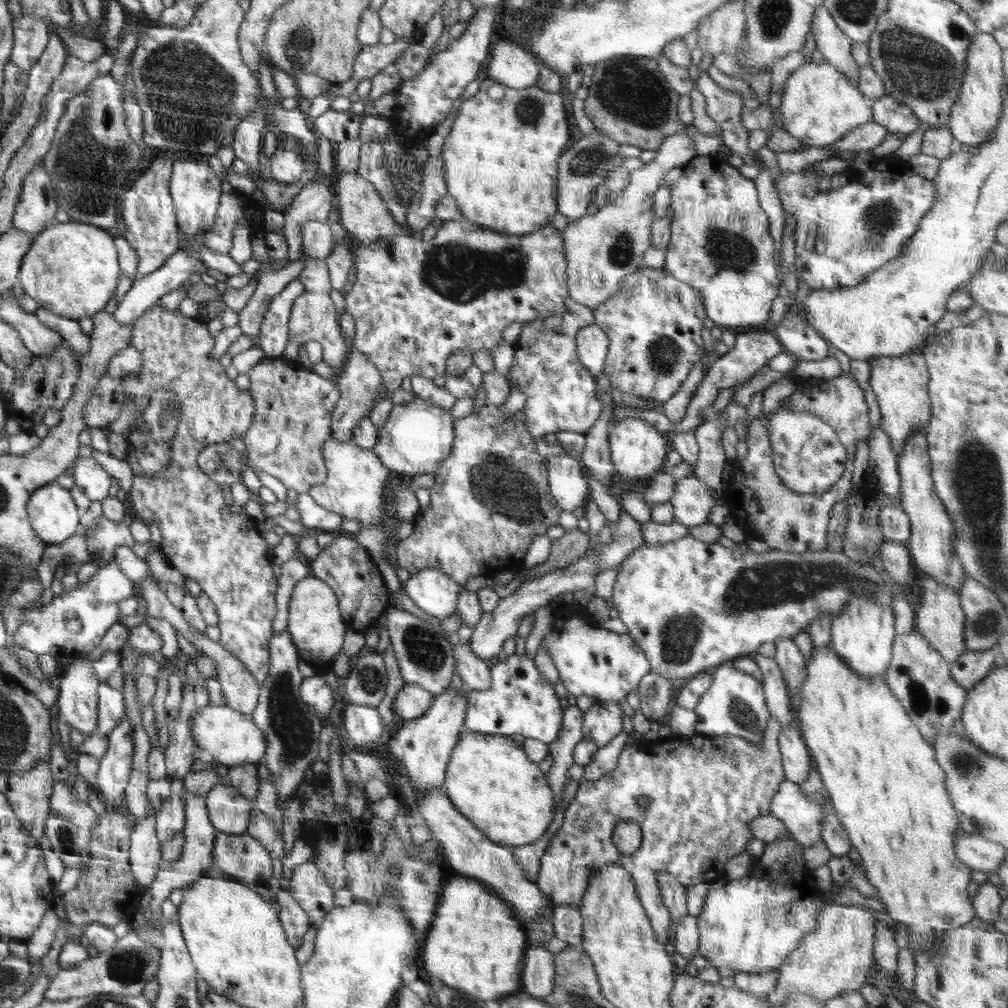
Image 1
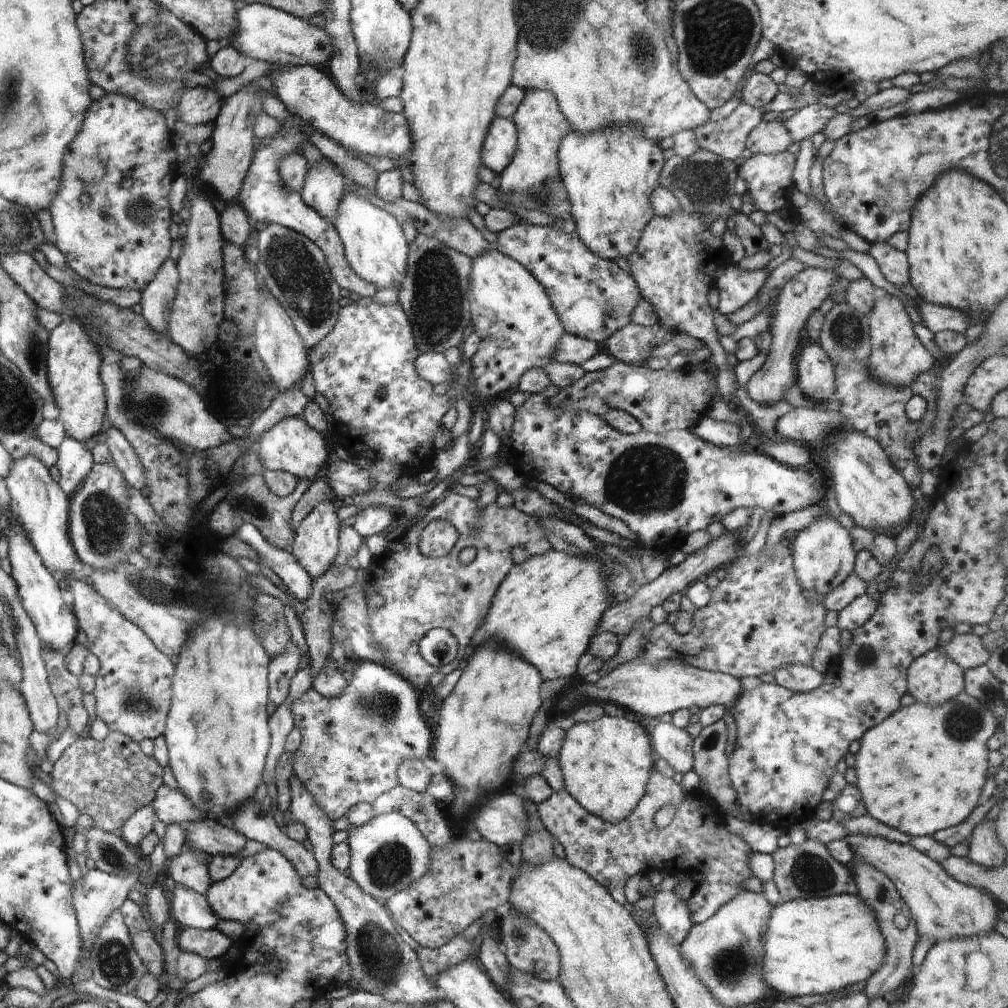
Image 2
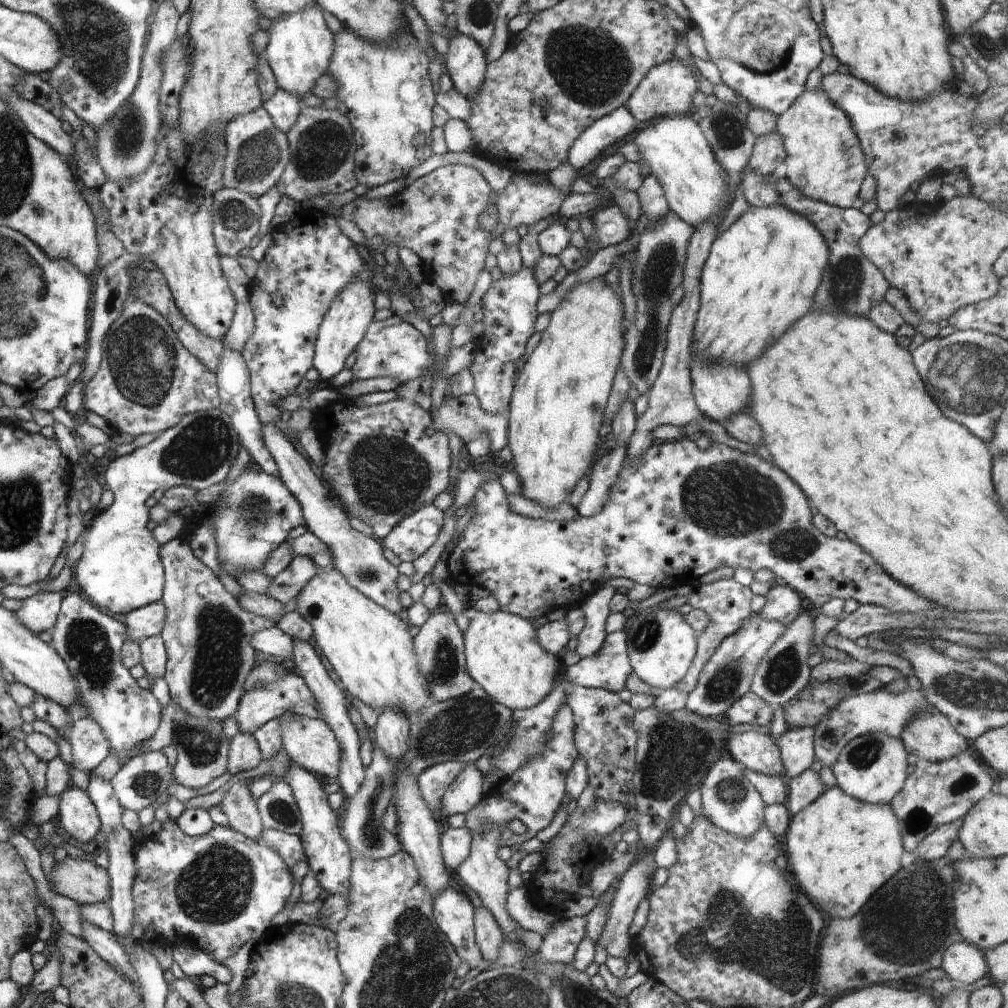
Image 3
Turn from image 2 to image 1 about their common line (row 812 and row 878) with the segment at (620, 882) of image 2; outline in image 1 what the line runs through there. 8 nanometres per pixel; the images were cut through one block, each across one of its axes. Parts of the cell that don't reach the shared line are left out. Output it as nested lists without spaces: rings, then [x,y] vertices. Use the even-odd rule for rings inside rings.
[[[770,717],[767,722],[764,738],[762,739],[759,746],[754,746],[751,742],[748,742],[745,738],[740,738],[738,736],[725,735],[725,736],[703,736],[702,734],[694,734],[692,737],[670,737],[664,738],[660,744],[652,744],[652,742],[645,743],[632,742],[630,741],[619,754],[617,765],[614,767],[611,773],[605,774],[602,778],[595,781],[590,781],[583,779],[579,783],[577,789],[577,794],[574,800],[570,802],[568,808],[566,808],[564,813],[563,824],[560,829],[557,830],[556,836],[552,839],[552,843],[545,850],[544,856],[540,859],[539,875],[535,883],[543,894],[546,894],[551,900],[554,906],[572,906],[580,908],[580,903],[582,903],[582,897],[586,893],[586,889],[589,885],[589,878],[591,877],[591,872],[593,870],[598,870],[602,867],[610,867],[612,864],[619,864],[628,874],[630,874],[632,882],[635,884],[636,893],[638,893],[638,899],[646,912],[650,920],[650,924],[654,933],[657,937],[657,942],[662,945],[666,945],[670,938],[670,928],[671,928],[671,917],[666,906],[662,903],[660,889],[657,883],[657,874],[659,872],[667,872],[671,874],[686,886],[694,886],[700,883],[709,883],[711,885],[716,885],[722,882],[725,872],[725,864],[735,856],[746,852],[746,846],[750,840],[753,839],[753,834],[749,825],[754,823],[754,820],[758,817],[767,815],[769,813],[769,808],[776,794],[778,787],[780,786],[781,780],[785,778],[783,771],[783,758],[781,757],[781,752],[779,751],[779,744],[777,741],[778,735],[781,733],[781,724],[775,719]],[[639,798],[647,798],[649,800],[645,807],[641,807],[638,804]],[[620,821],[636,821],[641,828],[643,834],[643,841],[641,842],[640,848],[634,854],[624,855],[618,858],[618,849],[616,850],[616,845],[611,841],[611,836],[615,826],[619,824]]]

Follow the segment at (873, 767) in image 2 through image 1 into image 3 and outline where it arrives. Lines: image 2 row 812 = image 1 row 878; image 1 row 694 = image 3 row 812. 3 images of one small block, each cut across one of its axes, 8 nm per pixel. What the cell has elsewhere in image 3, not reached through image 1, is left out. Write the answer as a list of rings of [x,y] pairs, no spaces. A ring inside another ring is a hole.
[[[838,785],[833,787],[827,787],[823,794],[809,806],[806,806],[803,810],[800,810],[796,815],[792,816],[789,821],[789,828],[786,834],[786,846],[788,846],[788,851],[786,853],[789,859],[789,864],[792,866],[791,873],[798,880],[800,888],[804,890],[806,896],[810,896],[810,900],[814,904],[818,904],[818,908],[822,912],[828,914],[830,918],[850,918],[853,914],[856,914],[860,910],[860,906],[868,900],[868,896],[878,890],[880,886],[884,886],[900,869],[900,857],[904,854],[905,848],[903,847],[902,837],[899,829],[899,818],[896,813],[892,810],[889,803],[886,804],[876,804],[867,803],[846,794]]]

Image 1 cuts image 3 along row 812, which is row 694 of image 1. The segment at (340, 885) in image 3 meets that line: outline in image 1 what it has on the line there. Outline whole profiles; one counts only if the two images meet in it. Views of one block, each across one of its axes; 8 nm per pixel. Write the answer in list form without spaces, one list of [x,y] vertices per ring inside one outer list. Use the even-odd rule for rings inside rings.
[[[314,674],[311,677],[303,677],[300,698],[320,718],[329,716],[334,706],[334,693],[323,675]]]

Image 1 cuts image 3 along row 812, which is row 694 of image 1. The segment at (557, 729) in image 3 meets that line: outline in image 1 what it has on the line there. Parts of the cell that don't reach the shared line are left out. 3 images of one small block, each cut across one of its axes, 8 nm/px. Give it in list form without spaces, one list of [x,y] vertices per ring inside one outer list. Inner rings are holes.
[[[523,650],[504,661],[495,660],[491,668],[491,687],[485,691],[470,690],[469,694],[463,720],[465,729],[504,736],[522,734],[547,745],[557,740],[563,721],[560,699],[554,693],[554,684],[540,674],[534,666],[534,658]]]

